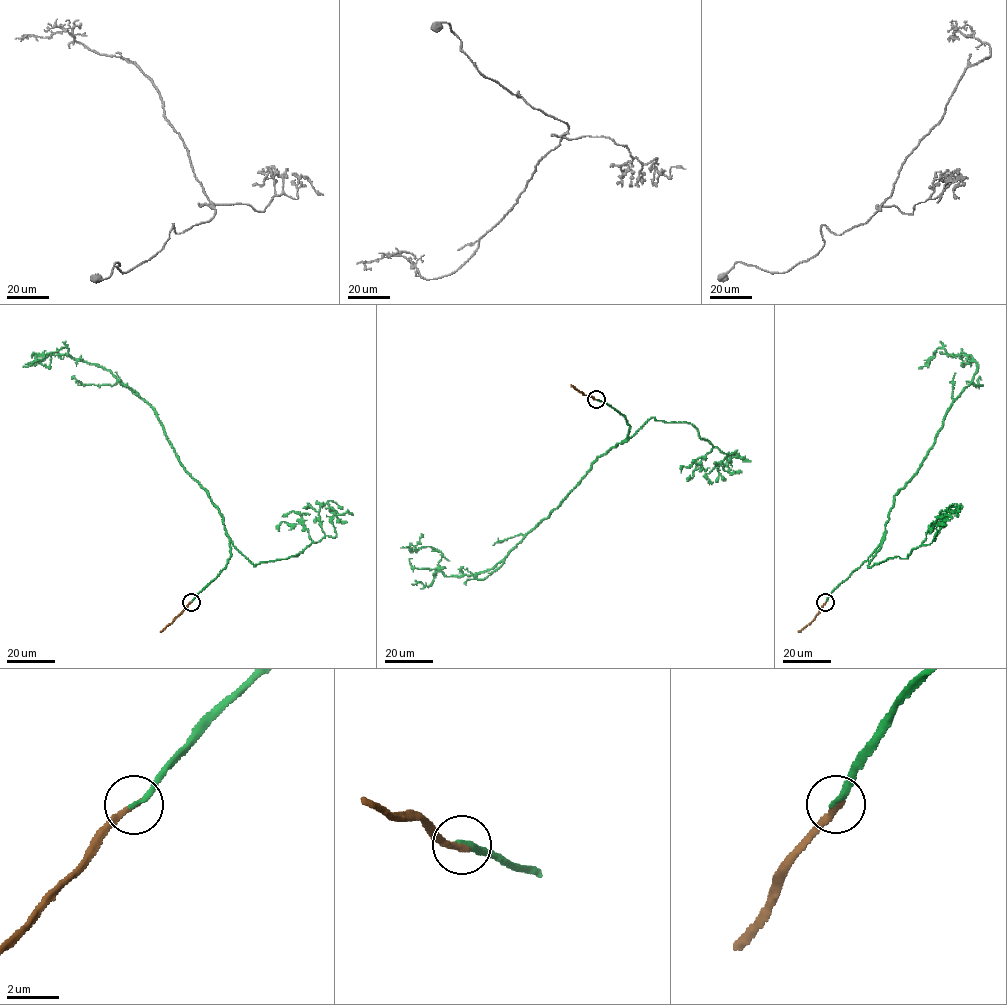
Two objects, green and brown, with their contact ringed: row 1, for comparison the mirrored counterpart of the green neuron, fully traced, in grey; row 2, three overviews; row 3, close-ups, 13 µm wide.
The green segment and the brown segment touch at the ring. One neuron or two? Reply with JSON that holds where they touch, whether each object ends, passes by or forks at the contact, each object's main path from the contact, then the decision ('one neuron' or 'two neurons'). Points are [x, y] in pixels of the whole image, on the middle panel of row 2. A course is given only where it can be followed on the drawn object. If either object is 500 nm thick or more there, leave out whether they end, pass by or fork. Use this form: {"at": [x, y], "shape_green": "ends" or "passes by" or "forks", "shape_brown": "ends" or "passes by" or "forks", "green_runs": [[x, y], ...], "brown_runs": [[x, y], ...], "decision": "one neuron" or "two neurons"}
{"at": [596, 399], "shape_green": "ends", "shape_brown": "ends", "green_runs": [[596, 399], [624, 415], [628, 436], [493, 568], [445, 576], [441, 552], [410, 551], [421, 533]], "brown_runs": [[596, 399], [571, 385]], "decision": "one neuron"}

